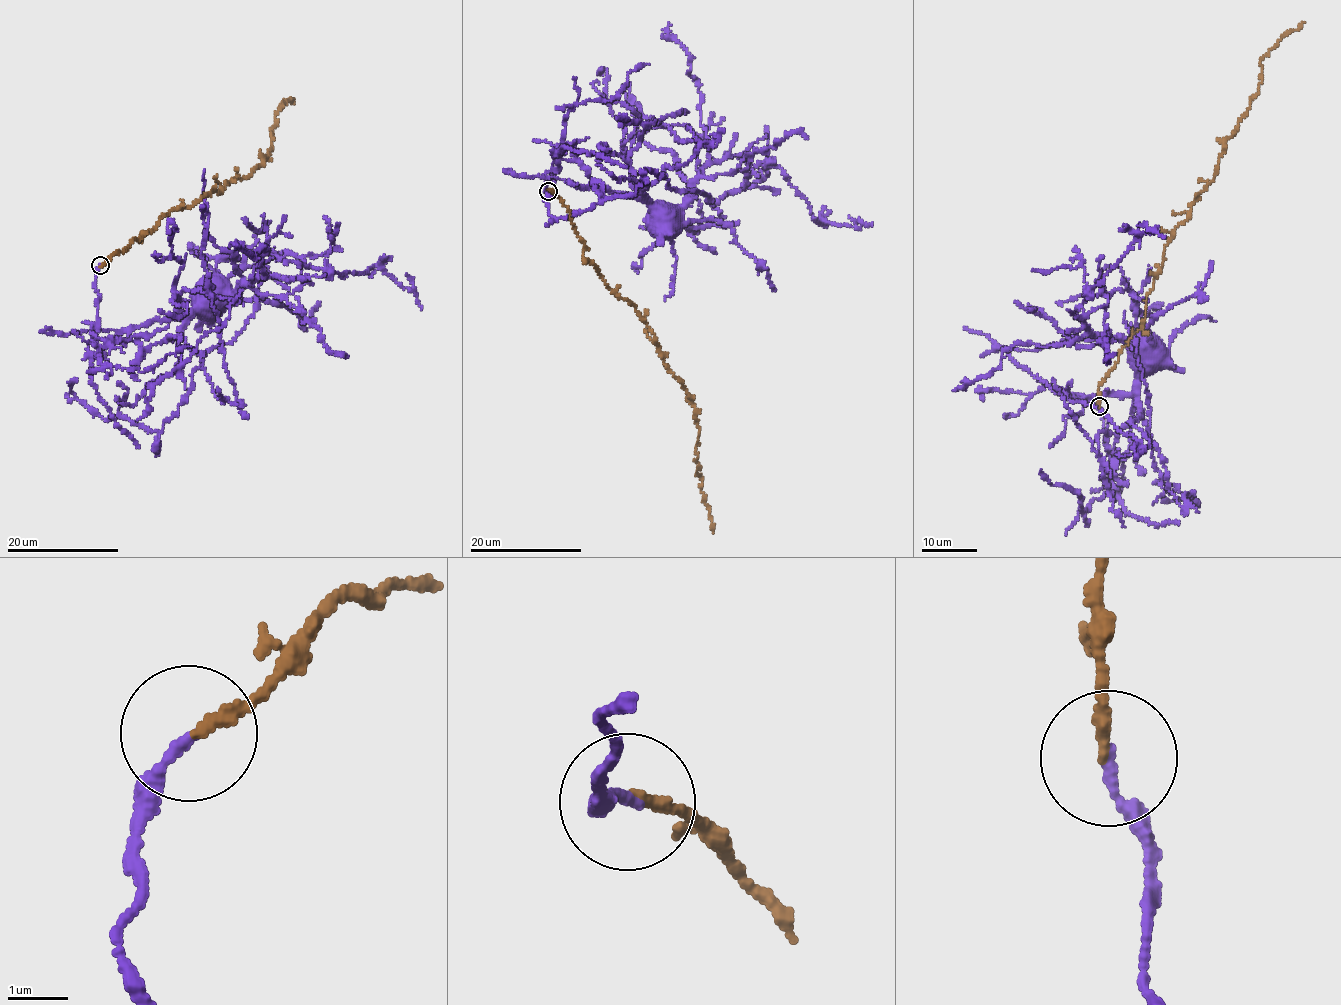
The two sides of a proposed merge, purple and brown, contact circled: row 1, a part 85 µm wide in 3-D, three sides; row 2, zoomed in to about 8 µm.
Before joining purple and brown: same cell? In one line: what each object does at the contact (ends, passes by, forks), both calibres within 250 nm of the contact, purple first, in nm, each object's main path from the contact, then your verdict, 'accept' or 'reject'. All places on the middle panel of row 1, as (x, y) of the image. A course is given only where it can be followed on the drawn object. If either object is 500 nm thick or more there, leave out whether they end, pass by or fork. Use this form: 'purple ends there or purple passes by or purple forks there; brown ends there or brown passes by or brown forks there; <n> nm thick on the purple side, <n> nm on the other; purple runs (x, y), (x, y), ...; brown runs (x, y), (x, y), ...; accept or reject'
purple ends there; brown ends there; 180 nm thick on the purple side, 170 nm on the other; purple runs (547, 191), (545, 183), (554, 183), (553, 173), (562, 159), (578, 161), (591, 183), (643, 198), (666, 221); brown runs (547, 189), (561, 199), (586, 259), (611, 290), (638, 312), (696, 409), (696, 476), (714, 532); reject

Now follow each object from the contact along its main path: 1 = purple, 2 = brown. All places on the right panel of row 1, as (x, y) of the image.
1: (1099, 406), (1103, 429), (1109, 431), (1112, 472), (1131, 445), (1143, 361), (1150, 355)
2: (1098, 407), (1100, 383), (1141, 327), (1167, 241), (1215, 176), (1223, 142), (1259, 92), (1260, 61), (1304, 22)

